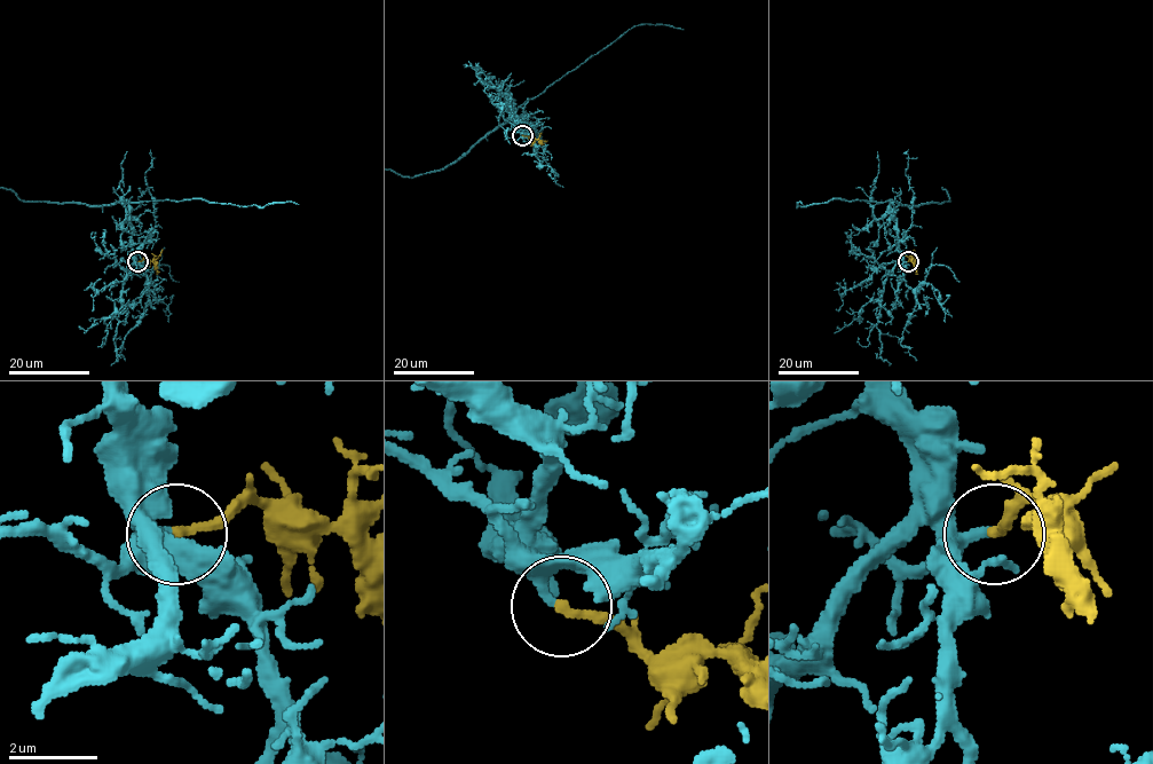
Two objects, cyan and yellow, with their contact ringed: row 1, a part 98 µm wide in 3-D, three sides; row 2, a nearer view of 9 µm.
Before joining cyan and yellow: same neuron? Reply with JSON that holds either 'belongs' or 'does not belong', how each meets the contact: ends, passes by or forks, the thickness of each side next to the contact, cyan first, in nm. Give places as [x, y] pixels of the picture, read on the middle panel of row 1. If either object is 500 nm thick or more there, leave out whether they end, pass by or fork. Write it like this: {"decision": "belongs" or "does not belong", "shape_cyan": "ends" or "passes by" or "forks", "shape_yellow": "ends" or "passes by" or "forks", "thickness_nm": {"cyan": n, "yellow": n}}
{"decision": "belongs", "shape_cyan": "ends", "shape_yellow": "ends", "thickness_nm": {"cyan": 320, "yellow": 220}}

